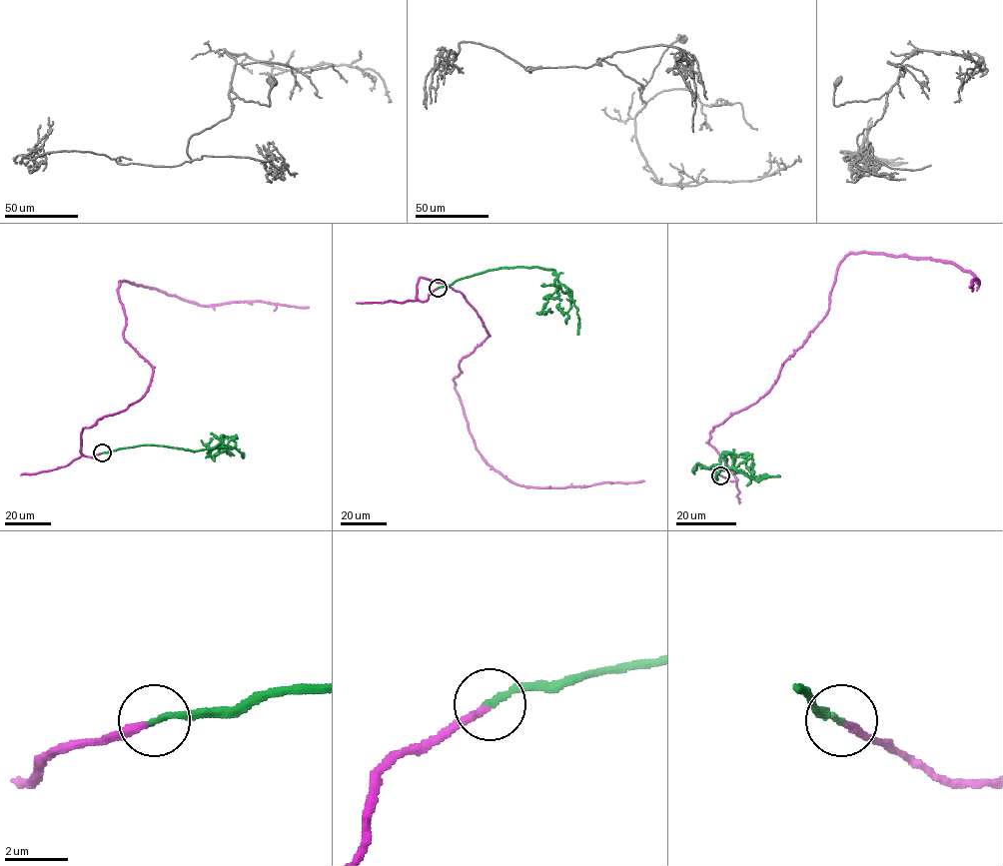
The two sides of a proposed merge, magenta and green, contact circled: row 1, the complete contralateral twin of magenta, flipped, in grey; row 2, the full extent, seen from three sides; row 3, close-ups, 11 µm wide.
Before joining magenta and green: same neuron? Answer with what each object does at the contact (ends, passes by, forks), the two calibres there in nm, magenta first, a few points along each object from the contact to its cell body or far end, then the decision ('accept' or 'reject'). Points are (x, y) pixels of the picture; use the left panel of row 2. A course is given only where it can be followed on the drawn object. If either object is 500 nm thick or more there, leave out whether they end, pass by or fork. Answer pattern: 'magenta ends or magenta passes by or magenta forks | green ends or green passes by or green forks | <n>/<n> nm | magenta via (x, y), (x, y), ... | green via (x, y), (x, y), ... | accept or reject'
magenta ends | green ends | 220/190 nm | magenta via (102, 452), (81, 451), (84, 428), (138, 401), (153, 374), (124, 338), (120, 281), (200, 305), (308, 307) | green via (102, 452), (146, 444), (193, 450), (220, 443), (235, 446), (235, 442), (222, 435), (223, 446), (231, 452) | accept

